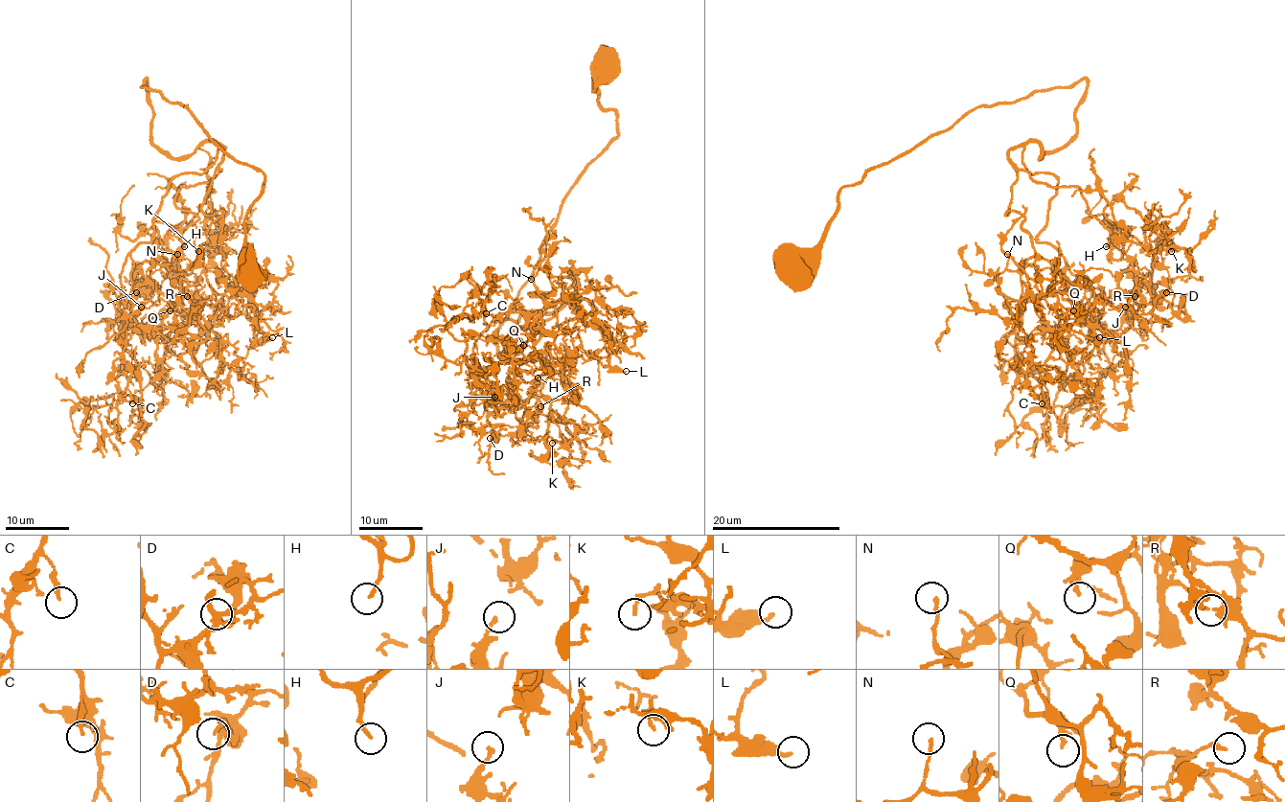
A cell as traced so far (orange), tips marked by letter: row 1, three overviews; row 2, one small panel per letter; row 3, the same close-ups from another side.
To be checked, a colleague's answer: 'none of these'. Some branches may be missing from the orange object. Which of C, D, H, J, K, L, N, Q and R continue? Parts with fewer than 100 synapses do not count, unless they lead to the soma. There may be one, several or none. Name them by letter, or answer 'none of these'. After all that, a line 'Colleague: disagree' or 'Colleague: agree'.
H
Colleague: disagree

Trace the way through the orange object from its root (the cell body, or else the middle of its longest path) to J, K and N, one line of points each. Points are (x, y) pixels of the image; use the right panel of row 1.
J: (797, 272), (844, 187), (1085, 80), (1022, 163), (1057, 180), (1038, 241), (1085, 309), (1125, 307)
K: (797, 272), (844, 187), (978, 106), (1081, 80), (1076, 132), (1009, 161), (1171, 251)
N: (797, 272), (844, 187), (1085, 80), (1061, 148), (1009, 151), (1035, 254), (1007, 254)

